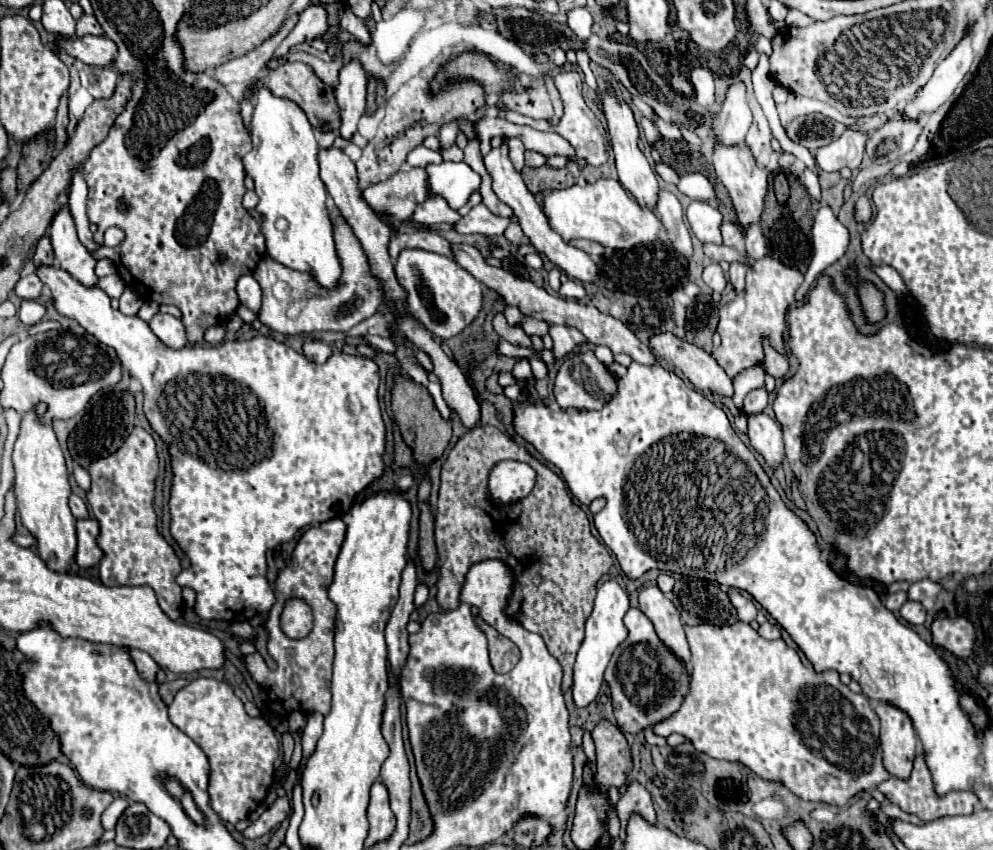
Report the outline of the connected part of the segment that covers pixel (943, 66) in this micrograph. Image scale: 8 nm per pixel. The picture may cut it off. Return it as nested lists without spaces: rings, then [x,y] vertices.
[[[963,36],[959,42],[959,48],[951,52],[947,60],[943,60],[929,82],[915,94],[915,98],[907,100],[903,106],[903,116],[907,120],[919,120],[923,114],[935,112],[943,102],[949,100],[949,96],[955,92],[963,76],[967,74],[971,60],[973,60],[973,50],[971,50],[973,36]]]

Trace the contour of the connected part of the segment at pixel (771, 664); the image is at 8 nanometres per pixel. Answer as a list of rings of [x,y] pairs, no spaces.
[[[737,622],[733,626],[713,626],[713,624],[697,624],[697,626],[689,626],[685,624],[685,634],[689,640],[689,648],[691,648],[691,666],[693,666],[693,676],[691,676],[691,688],[689,694],[685,696],[685,702],[681,704],[681,708],[667,720],[655,724],[651,730],[657,736],[667,738],[669,734],[677,732],[683,734],[685,738],[689,738],[693,742],[693,746],[711,756],[711,758],[719,758],[719,760],[729,760],[729,762],[741,762],[743,766],[751,768],[757,776],[765,778],[765,780],[775,780],[775,782],[783,782],[793,794],[797,794],[803,800],[811,800],[811,802],[823,802],[823,804],[831,804],[831,806],[845,806],[849,798],[853,798],[857,792],[861,790],[873,790],[877,788],[883,780],[889,778],[889,772],[883,768],[881,762],[881,744],[879,744],[879,718],[875,714],[875,710],[871,708],[869,700],[861,694],[851,692],[841,680],[839,680],[839,672],[835,670],[825,670],[825,672],[815,672],[811,666],[805,666],[799,658],[799,654],[785,644],[785,640],[765,640],[761,638],[749,624]]]

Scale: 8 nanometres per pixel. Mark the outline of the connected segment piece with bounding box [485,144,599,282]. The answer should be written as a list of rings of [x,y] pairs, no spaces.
[[[503,144],[501,148],[495,148],[491,150],[487,156],[485,156],[485,166],[493,178],[493,192],[497,194],[497,198],[501,202],[505,202],[513,214],[519,218],[519,226],[523,228],[525,236],[531,240],[531,244],[537,248],[539,254],[545,254],[555,266],[559,266],[567,276],[575,278],[575,280],[581,280],[581,282],[595,282],[599,278],[599,268],[597,264],[579,248],[567,244],[549,224],[547,224],[547,218],[543,216],[535,196],[527,190],[521,174],[513,168],[511,160],[509,160],[509,154],[507,154],[507,144]]]

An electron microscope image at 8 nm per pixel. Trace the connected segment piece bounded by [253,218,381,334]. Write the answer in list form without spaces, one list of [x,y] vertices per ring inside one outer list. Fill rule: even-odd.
[[[343,218],[333,220],[333,232],[335,232],[339,260],[343,264],[343,280],[339,280],[339,288],[335,288],[335,292],[323,292],[323,288],[315,288],[315,284],[311,284],[311,280],[303,276],[303,272],[291,272],[291,268],[283,268],[283,264],[275,264],[275,260],[271,260],[269,256],[265,256],[257,264],[253,276],[263,288],[263,308],[257,318],[265,326],[281,334],[301,334],[301,332],[319,332],[319,330],[347,332],[377,312],[381,304],[379,280],[371,276],[371,268],[367,268],[367,256],[363,256],[363,248],[359,248],[359,240],[355,240],[351,226]],[[275,284],[285,284],[287,294],[283,298],[275,294]],[[291,302],[303,302],[303,310],[299,312],[297,318],[287,316]]]

